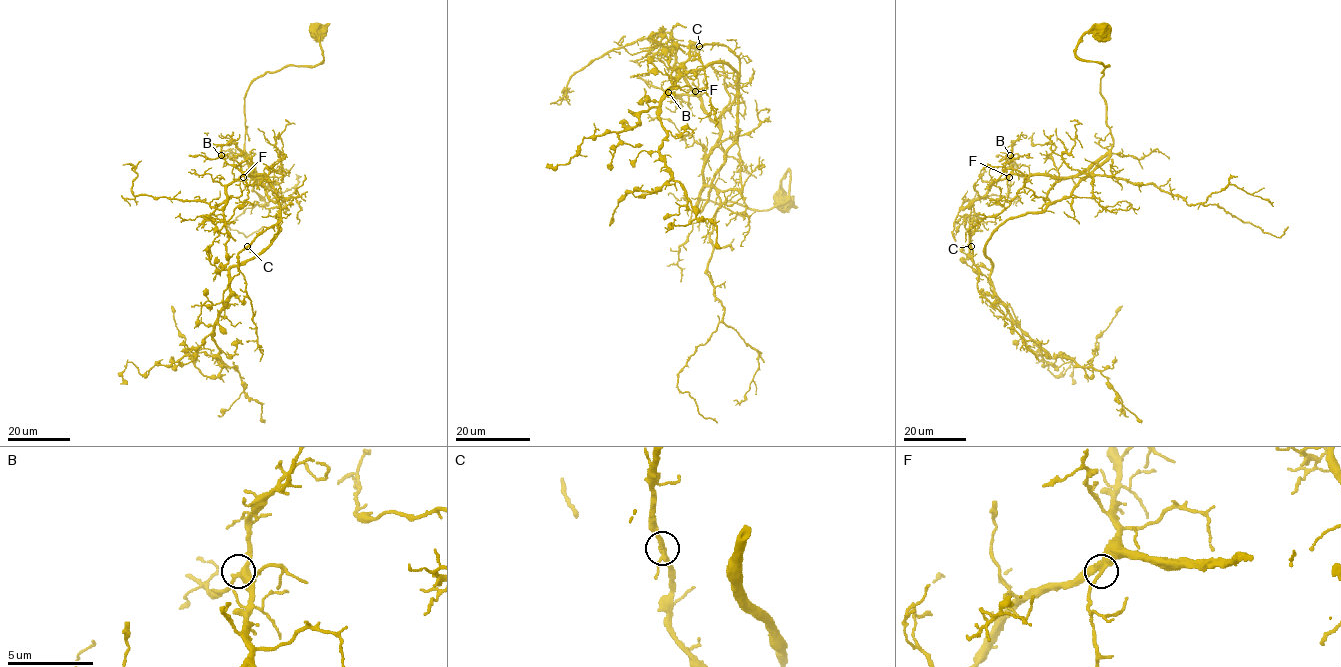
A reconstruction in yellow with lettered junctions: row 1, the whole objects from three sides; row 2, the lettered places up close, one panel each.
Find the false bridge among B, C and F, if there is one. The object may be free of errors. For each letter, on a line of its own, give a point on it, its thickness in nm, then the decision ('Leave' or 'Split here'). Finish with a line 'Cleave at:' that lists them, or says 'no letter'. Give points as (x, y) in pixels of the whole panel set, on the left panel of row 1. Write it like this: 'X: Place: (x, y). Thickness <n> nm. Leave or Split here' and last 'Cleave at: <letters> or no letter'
B: Place: (221, 155). Thickness 340 nm. Leave
C: Place: (247, 246). Thickness 260 nm. Leave
F: Place: (243, 177). Thickness 240 nm. Leave
Cleave at: no letter

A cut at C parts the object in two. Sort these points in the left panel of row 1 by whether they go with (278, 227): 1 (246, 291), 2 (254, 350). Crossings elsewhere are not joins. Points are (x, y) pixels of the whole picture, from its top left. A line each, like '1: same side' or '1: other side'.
1: other side
2: other side

